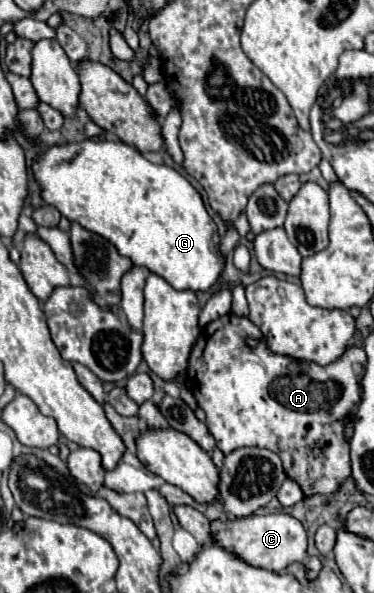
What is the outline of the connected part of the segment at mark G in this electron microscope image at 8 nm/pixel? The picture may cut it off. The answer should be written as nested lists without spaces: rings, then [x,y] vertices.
[[[82,140],[82,142],[64,144],[64,146],[50,146],[50,148],[44,152],[44,156],[40,156],[40,158],[32,164],[32,170],[34,170],[34,174],[36,174],[36,180],[42,184],[42,198],[44,198],[44,202],[48,202],[50,206],[58,208],[60,214],[66,216],[70,222],[78,222],[82,228],[86,228],[86,230],[90,230],[90,232],[94,232],[94,234],[98,234],[98,236],[110,240],[110,242],[118,248],[118,252],[120,252],[122,256],[128,256],[136,266],[146,266],[150,272],[162,276],[172,288],[176,288],[176,290],[192,290],[192,292],[200,292],[200,290],[206,292],[206,290],[210,290],[210,288],[218,282],[218,278],[222,276],[224,266],[226,266],[226,258],[224,258],[224,254],[220,252],[220,234],[218,234],[218,228],[216,228],[212,216],[208,214],[208,210],[206,210],[206,206],[204,206],[204,200],[202,200],[202,196],[198,194],[198,190],[196,190],[182,174],[178,174],[174,168],[170,168],[170,166],[166,166],[166,164],[152,164],[152,162],[146,160],[136,148],[132,148],[132,146],[124,144],[124,142],[112,142],[112,140],[100,140],[100,142],[98,142],[98,140]]]

